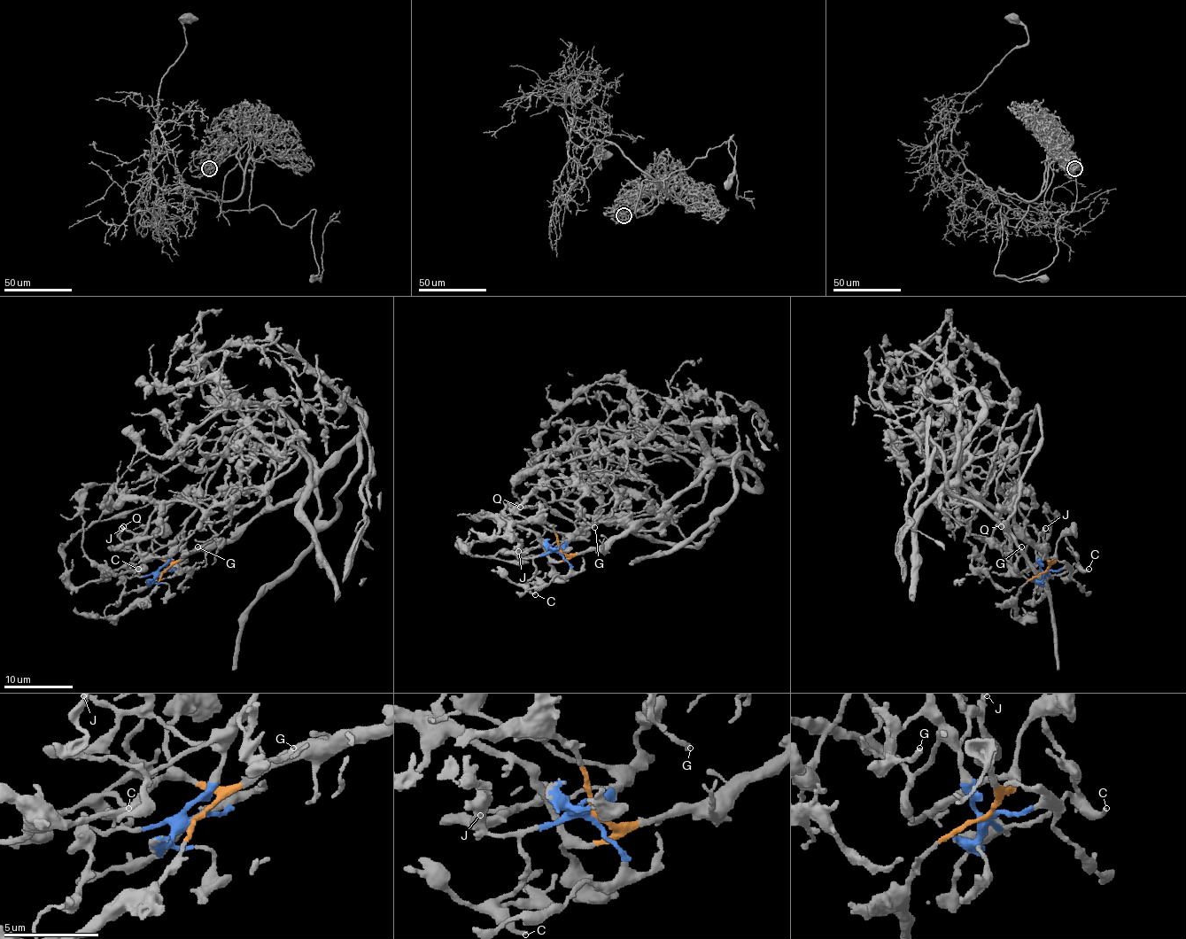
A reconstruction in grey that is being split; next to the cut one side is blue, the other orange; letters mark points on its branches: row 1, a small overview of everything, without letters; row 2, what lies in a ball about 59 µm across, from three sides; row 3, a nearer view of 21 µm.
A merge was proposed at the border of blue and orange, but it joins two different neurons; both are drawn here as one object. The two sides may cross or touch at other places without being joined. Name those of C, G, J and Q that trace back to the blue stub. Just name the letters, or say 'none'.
C, G, J, Q

